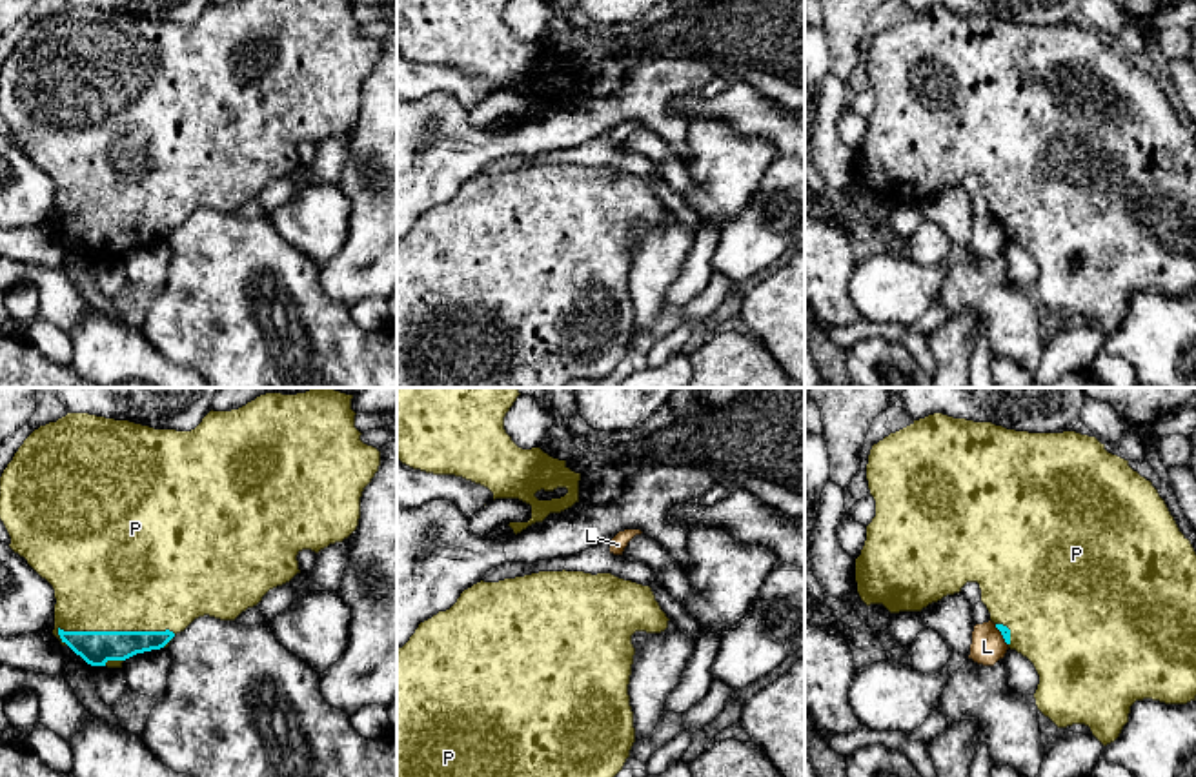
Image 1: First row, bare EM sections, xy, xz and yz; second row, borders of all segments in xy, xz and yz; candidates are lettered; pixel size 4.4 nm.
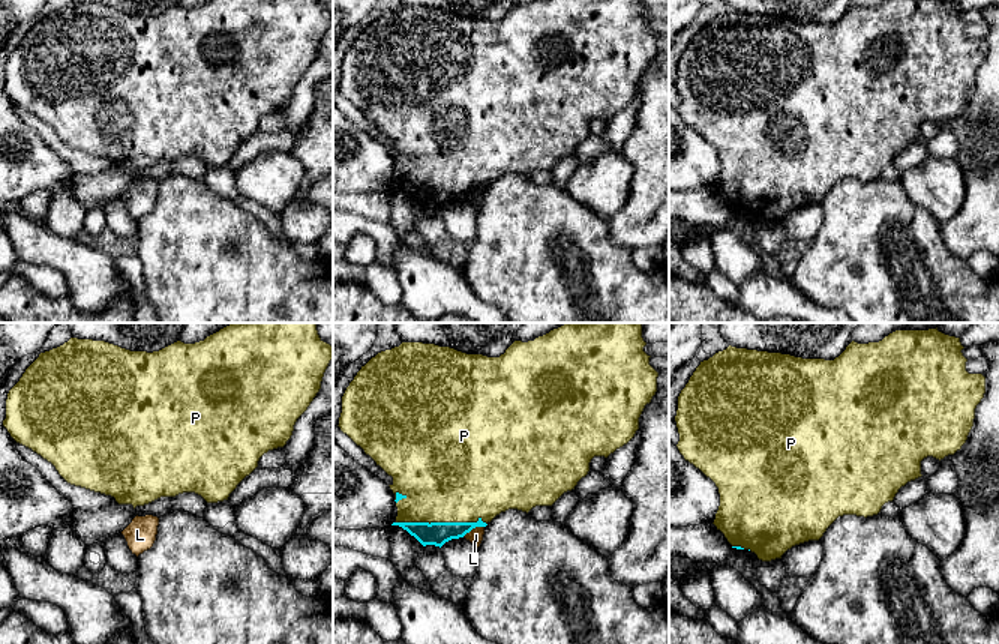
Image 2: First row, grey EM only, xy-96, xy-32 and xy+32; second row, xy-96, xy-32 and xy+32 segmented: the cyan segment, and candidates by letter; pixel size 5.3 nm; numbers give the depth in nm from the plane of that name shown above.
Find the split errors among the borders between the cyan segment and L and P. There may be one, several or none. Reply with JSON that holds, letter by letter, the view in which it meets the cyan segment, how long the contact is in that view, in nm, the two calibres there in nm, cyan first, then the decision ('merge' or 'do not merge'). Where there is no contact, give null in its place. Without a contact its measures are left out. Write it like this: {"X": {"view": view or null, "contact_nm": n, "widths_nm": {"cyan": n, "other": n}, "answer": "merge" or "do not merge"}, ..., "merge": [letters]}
{"L": {"view": "yz", "contact_nm": 110, "widths_nm": {"cyan": 50, "other": 150}, "answer": "do not merge"}, "P": {"view": "xy", "contact_nm": 550, "widths_nm": {"cyan": 150, "other": 500}, "answer": "merge"}, "merge": ["P"]}

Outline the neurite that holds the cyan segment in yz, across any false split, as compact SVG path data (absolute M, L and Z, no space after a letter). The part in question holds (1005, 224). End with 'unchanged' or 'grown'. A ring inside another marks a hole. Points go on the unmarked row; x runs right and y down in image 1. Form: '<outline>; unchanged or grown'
M934 5L874 36L868 47L867 73L876 93L876 109L867 118L867 133L856 151L857 186L867 198L883 197L890 206L921 204L947 187L959 186L967 175L978 175L990 213L1001 224L1008 240L1027 249L1039 267L1034 286L1038 302L1058 320L1089 318L1103 338L1120 329L1136 293L1152 291L1165 297L1196 293L1196 144L1180 124L1152 75L1134 64L1129 53L1109 45L1096 29L1076 24L1016 24L992 15Z; grown

